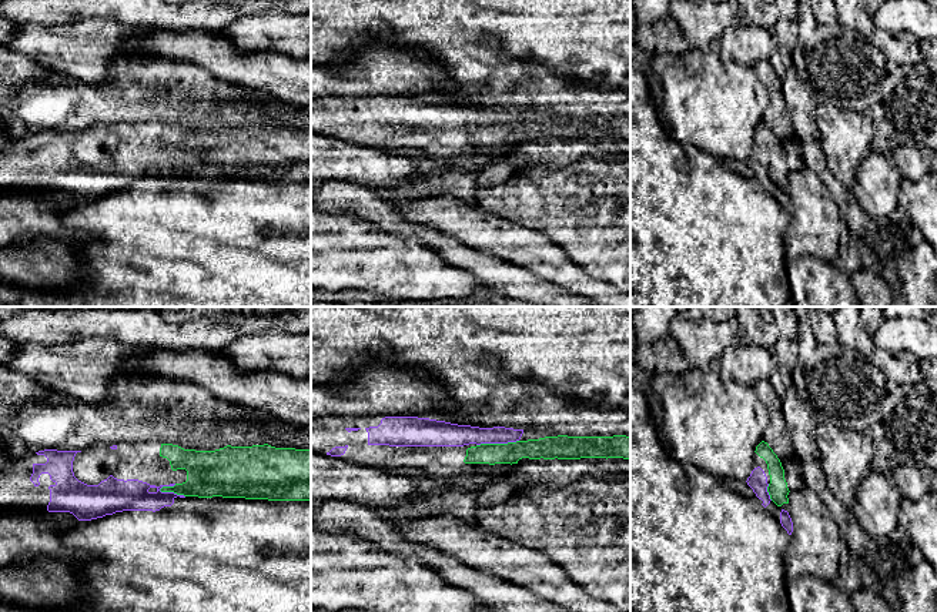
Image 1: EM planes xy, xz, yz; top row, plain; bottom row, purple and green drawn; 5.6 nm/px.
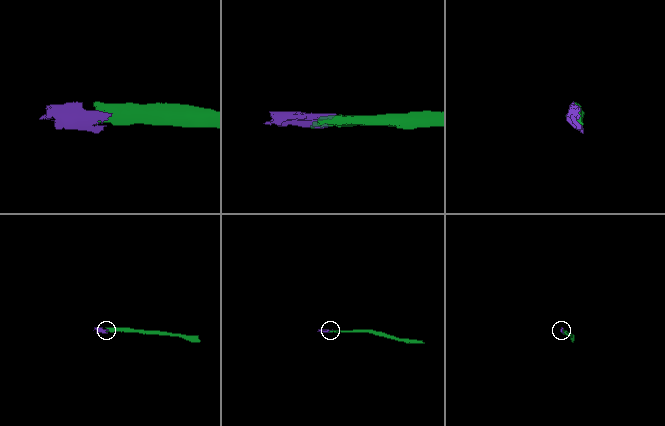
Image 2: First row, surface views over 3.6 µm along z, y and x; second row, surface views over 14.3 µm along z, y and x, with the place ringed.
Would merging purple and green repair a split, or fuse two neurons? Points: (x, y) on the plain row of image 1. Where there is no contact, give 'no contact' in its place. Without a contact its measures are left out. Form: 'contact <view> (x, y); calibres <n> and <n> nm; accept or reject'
contact xz (497, 123); calibres 130 and 120 nm; accept

